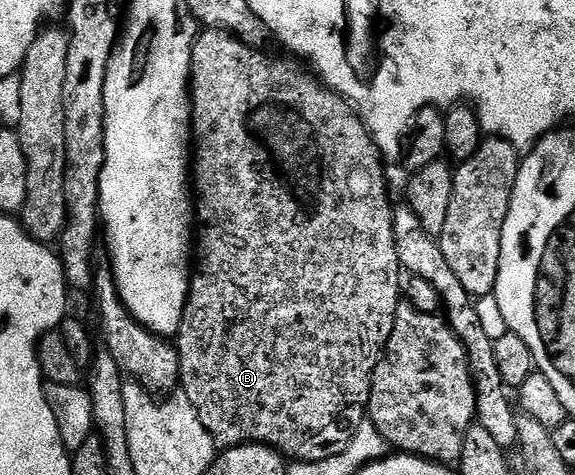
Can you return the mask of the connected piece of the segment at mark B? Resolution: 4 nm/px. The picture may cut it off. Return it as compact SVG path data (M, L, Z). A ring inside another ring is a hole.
M217 28L201 31L192 43L190 144L194 149L194 271L174 343L180 355L182 395L190 398L194 410L198 410L198 418L202 418L202 426L206 426L217 446L226 449L239 444L264 444L281 454L289 454L326 431L351 404L363 405L367 401L372 375L394 330L394 318L402 303L402 269L394 242L394 204L388 201L388 184L384 181L385 161L364 121L349 101L325 88L311 71L303 72L299 63L275 60L260 51L264 50L244 44Z

